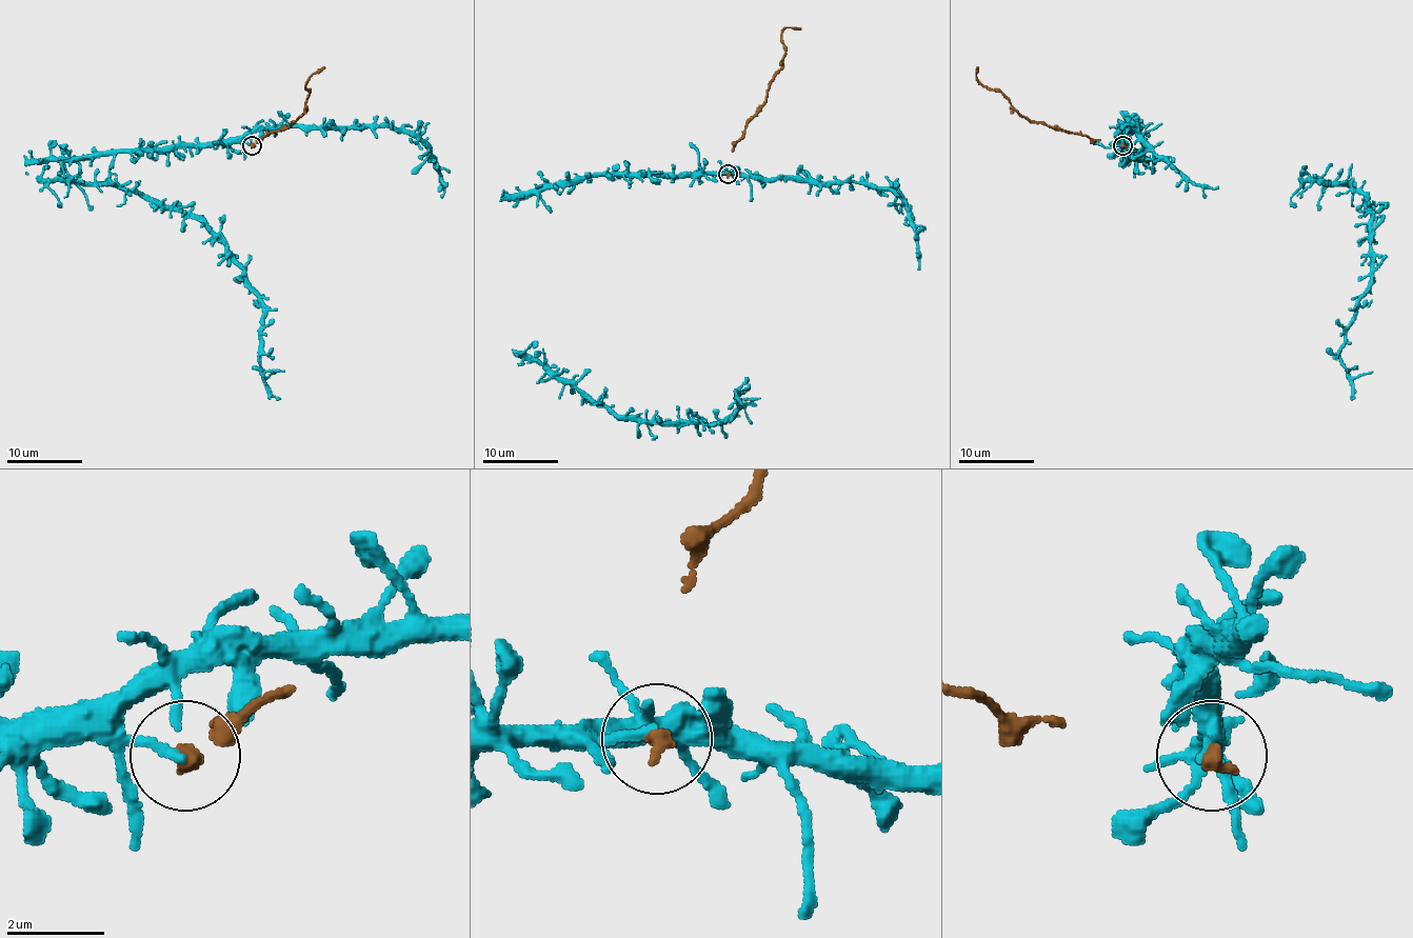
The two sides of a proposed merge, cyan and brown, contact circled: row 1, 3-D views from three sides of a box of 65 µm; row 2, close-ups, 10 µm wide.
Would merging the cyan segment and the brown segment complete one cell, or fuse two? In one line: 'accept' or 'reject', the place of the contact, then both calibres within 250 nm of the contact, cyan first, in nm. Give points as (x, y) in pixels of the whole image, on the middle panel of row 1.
reject; place (728, 174); calibres 180 and 280 nm

